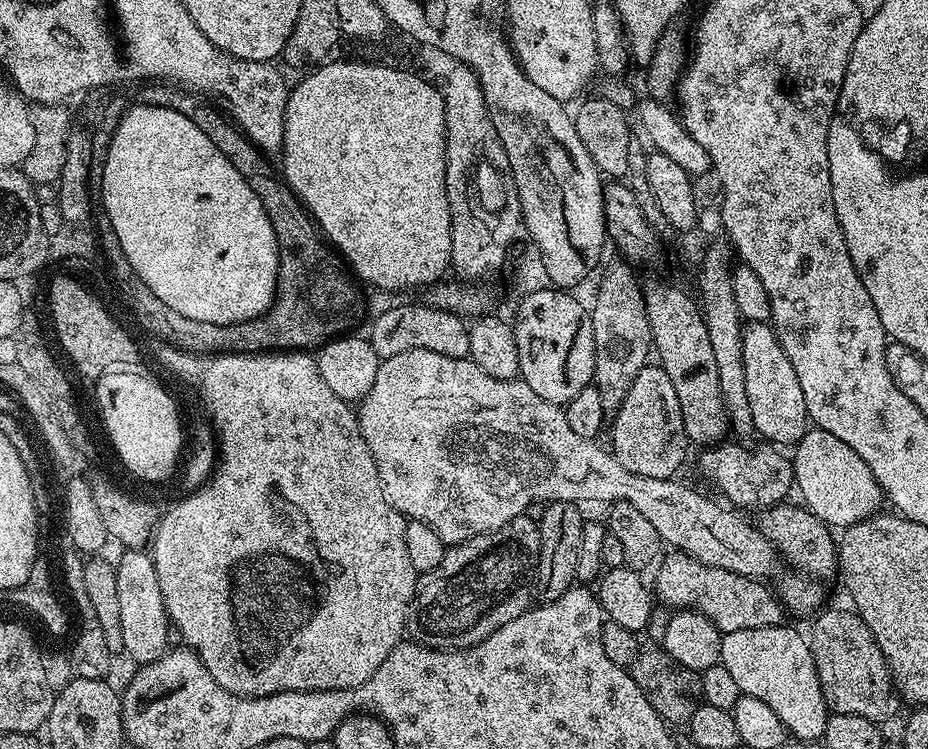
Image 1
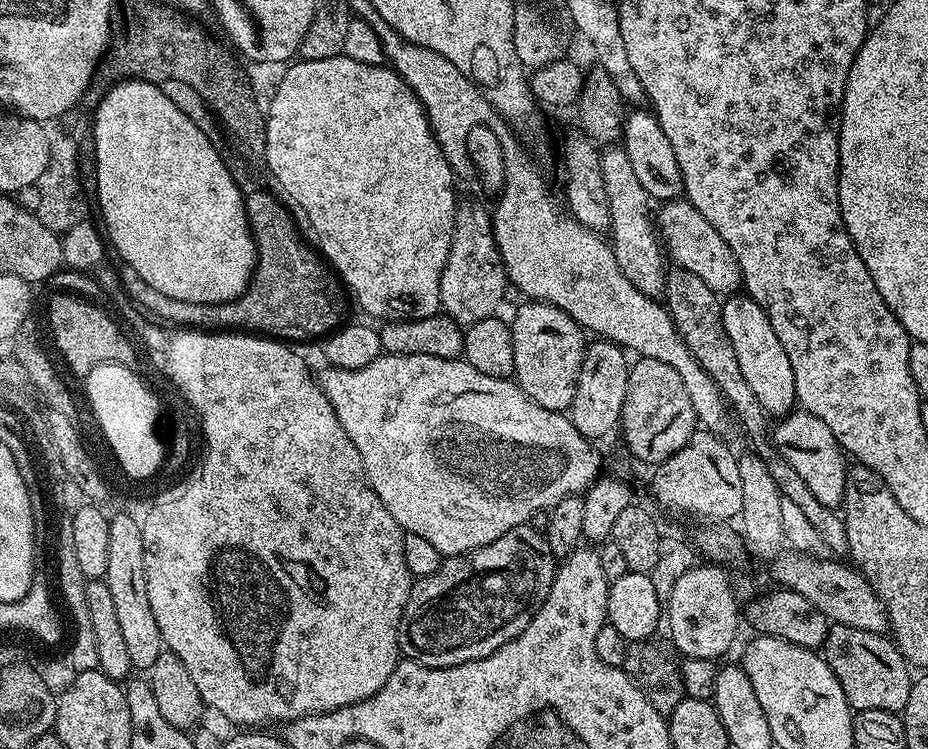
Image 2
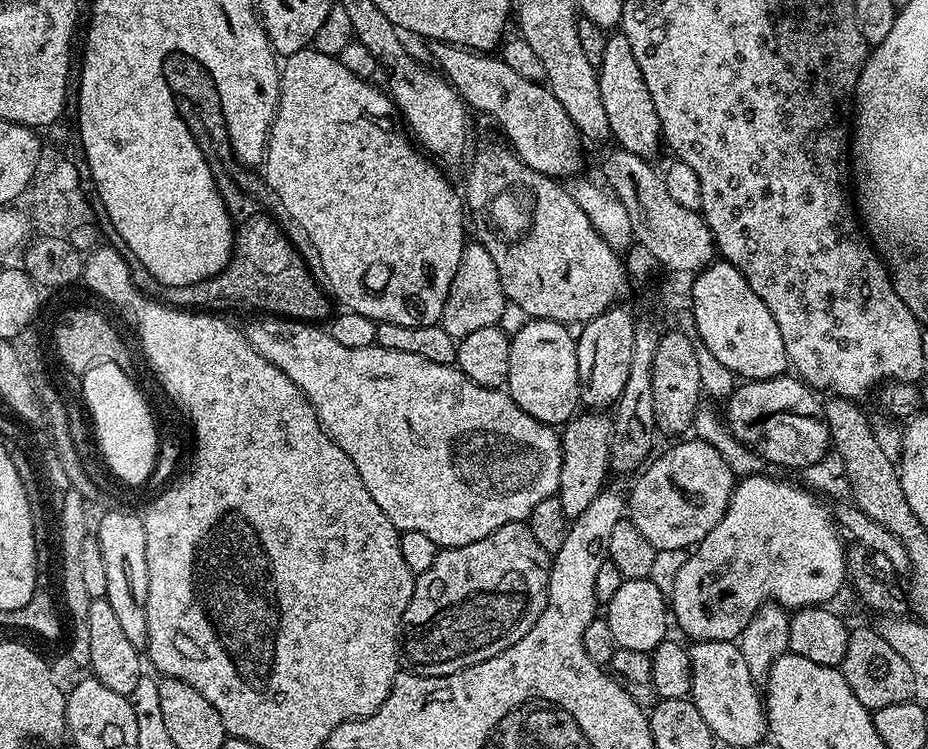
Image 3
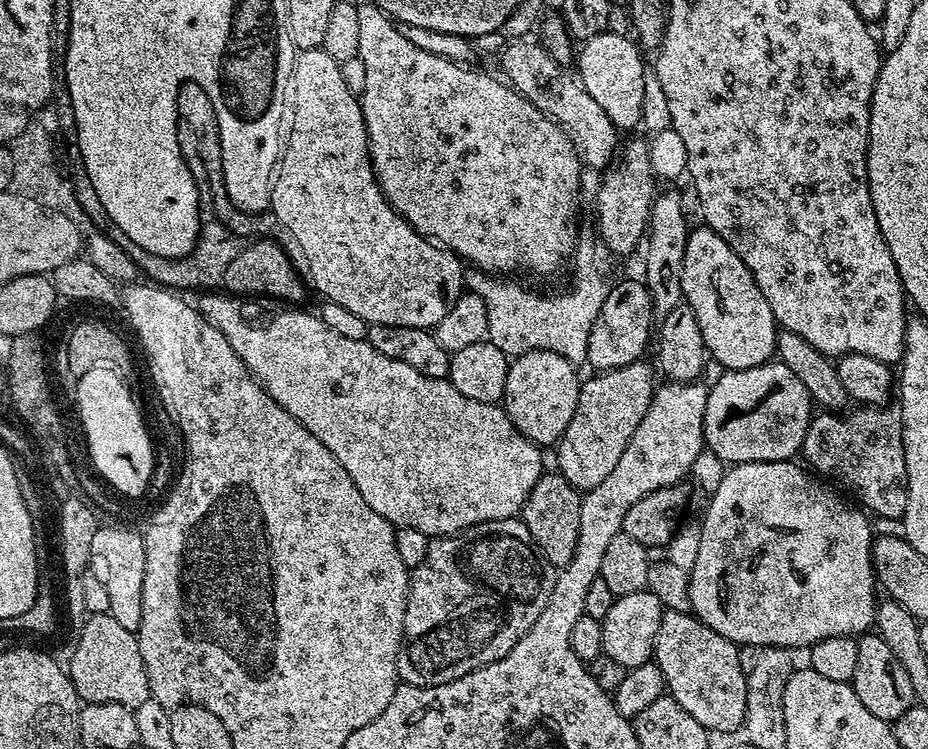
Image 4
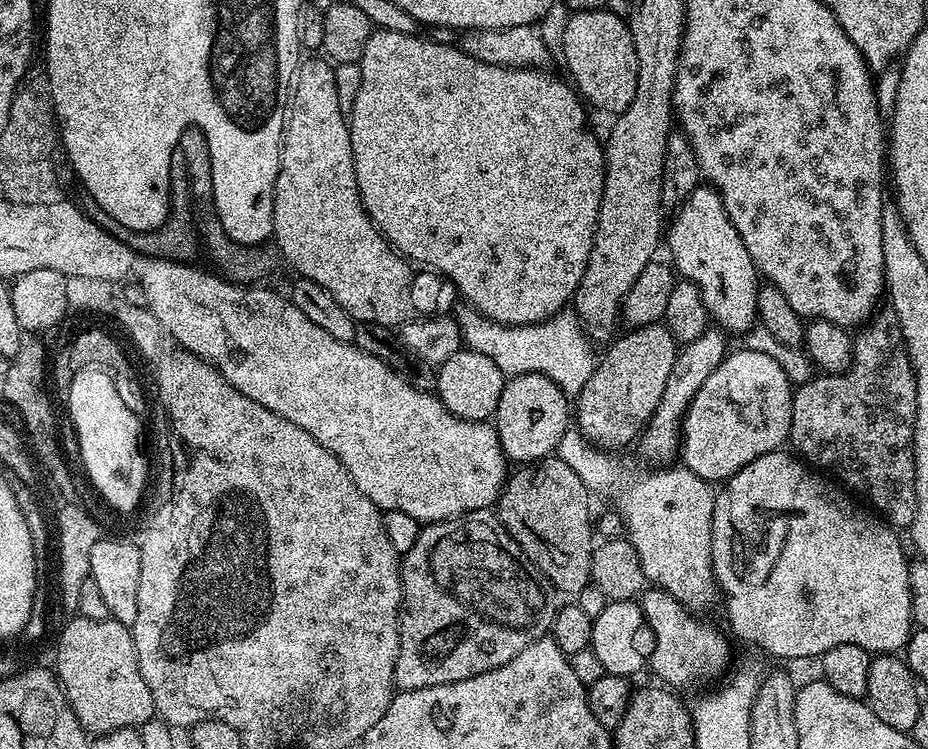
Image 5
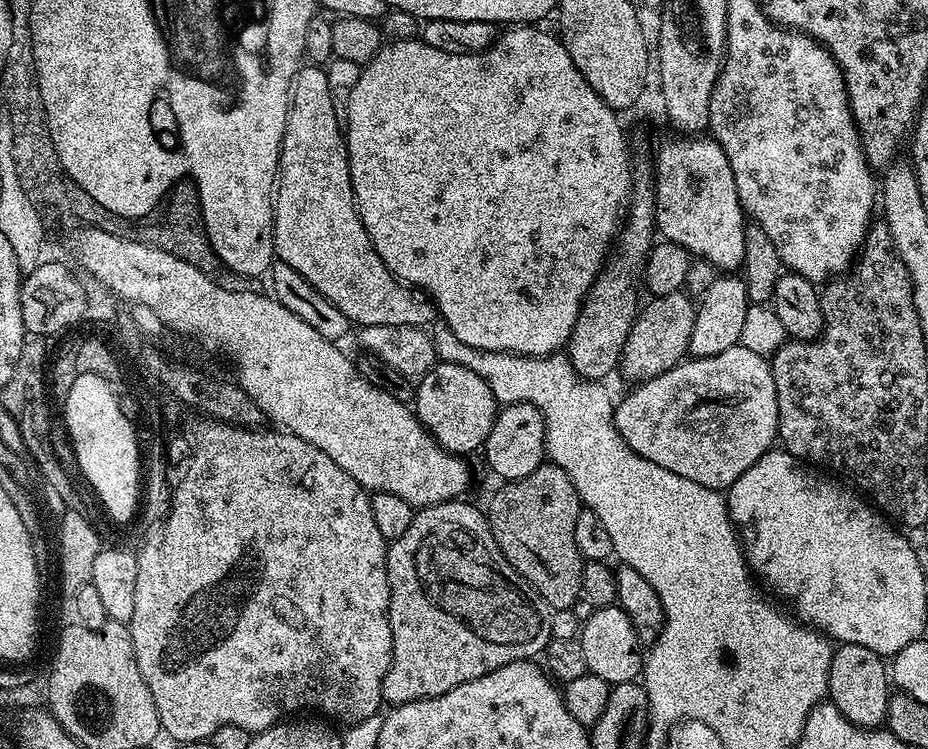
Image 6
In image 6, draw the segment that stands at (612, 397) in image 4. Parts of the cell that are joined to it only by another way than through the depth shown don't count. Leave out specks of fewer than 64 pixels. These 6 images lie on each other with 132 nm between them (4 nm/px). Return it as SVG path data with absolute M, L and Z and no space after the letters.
M687 291L671 292L665 296L652 296L648 308L639 309L626 338L622 372L632 382L643 382L670 370L688 356L690 334L694 330L697 305Z

